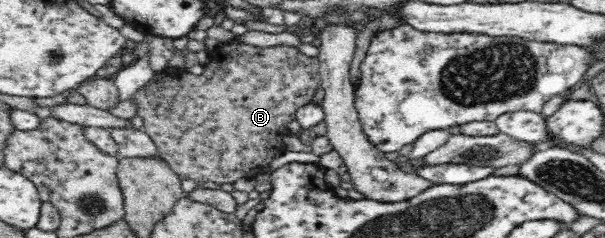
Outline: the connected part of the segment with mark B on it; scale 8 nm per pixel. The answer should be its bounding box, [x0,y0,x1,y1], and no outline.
[129,41,321,185]

